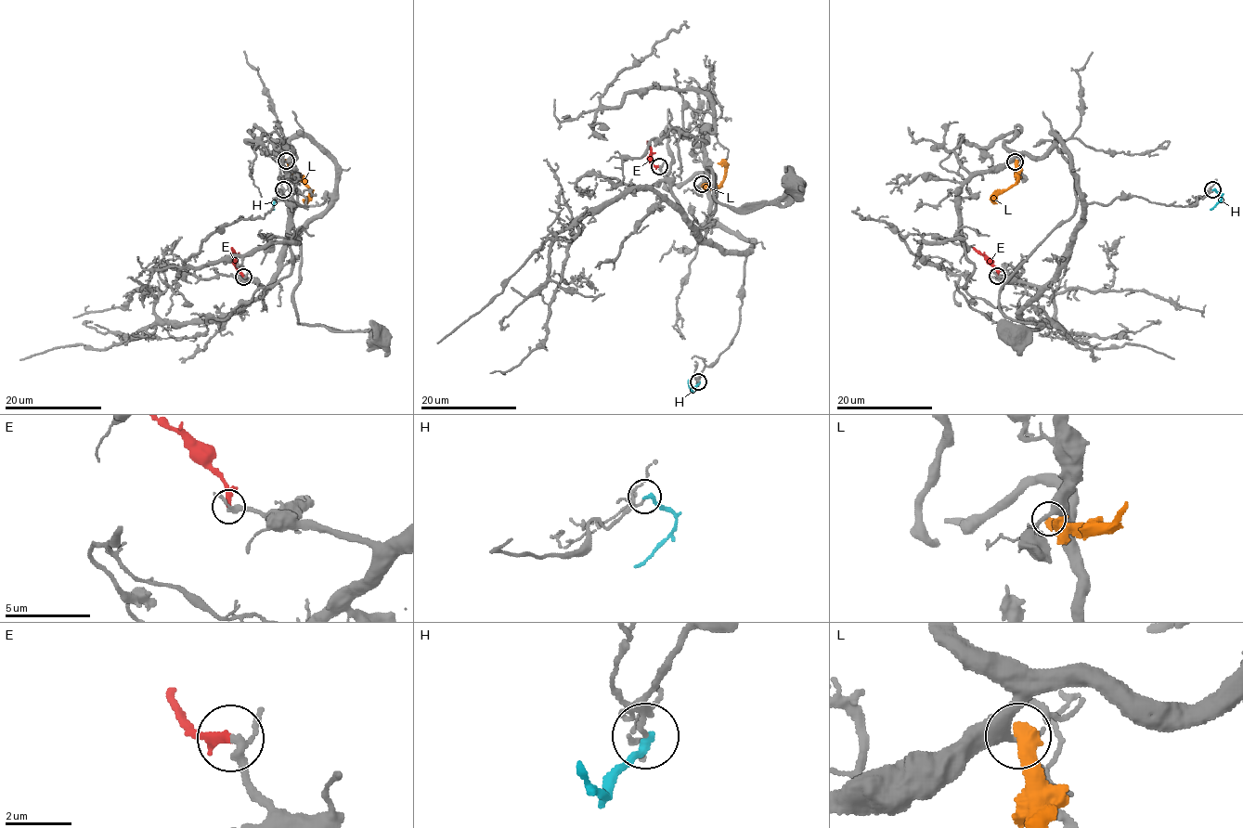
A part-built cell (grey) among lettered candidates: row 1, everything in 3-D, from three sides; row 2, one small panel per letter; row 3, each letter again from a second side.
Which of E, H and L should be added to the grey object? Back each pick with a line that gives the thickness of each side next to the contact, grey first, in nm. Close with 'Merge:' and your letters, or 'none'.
E: 240 nm thick on the grey side, 300 nm on the other
Merge: E

